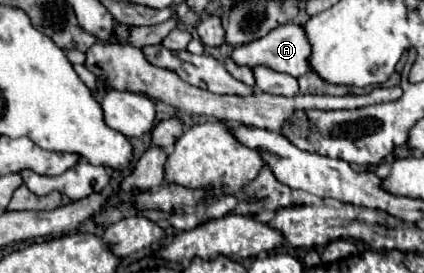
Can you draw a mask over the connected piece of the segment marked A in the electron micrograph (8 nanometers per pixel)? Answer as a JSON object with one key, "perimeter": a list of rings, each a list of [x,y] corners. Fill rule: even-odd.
{"perimeter":[[[285,23],[285,25],[275,27],[269,35],[257,39],[257,41],[251,41],[247,45],[241,45],[241,47],[233,49],[231,59],[239,65],[247,65],[247,67],[267,65],[273,71],[281,71],[281,73],[289,73],[293,77],[301,77],[307,71],[311,71],[309,53],[311,53],[311,45],[309,45],[309,39],[305,37],[305,29],[297,23]]]}

